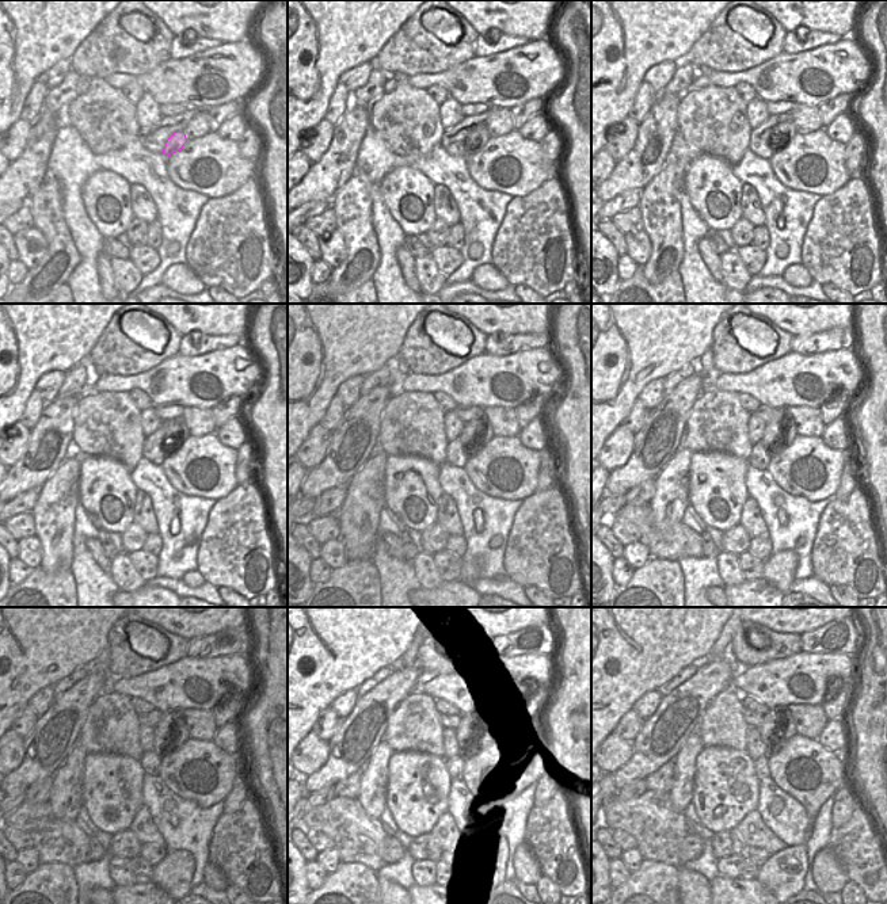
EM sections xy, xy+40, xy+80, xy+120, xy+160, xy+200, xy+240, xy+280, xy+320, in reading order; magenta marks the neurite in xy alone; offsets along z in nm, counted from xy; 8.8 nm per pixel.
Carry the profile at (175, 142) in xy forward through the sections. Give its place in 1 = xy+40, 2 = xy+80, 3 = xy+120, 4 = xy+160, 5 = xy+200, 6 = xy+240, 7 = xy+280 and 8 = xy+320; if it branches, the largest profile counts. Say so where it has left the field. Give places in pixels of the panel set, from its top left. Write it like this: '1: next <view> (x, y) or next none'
1: next xy+40 (476, 140)
2: next xy+80 (780, 136)
3: next xy+120 (175, 433)
4: next xy+160 (476, 434)
5: next xy+200 (780, 431)
6: next xy+240 (171, 731)
7: next xy+280 (474, 727)
8: next xy+320 (777, 724)

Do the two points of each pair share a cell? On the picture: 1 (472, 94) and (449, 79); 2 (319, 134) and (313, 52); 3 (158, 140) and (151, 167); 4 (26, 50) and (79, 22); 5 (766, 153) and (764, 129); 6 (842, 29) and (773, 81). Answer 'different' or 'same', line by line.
1: same
2: different
3: different
4: same
5: same
6: different

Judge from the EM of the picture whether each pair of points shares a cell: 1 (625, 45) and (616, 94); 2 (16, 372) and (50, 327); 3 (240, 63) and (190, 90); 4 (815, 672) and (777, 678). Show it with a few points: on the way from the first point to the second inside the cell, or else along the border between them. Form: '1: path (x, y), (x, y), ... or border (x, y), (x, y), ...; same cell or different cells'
1: path (619, 57), (616, 60), (616, 81); same cell
2: path (18, 361), (40, 338); same cell
3: path (224, 63), (205, 61), (198, 73); same cell
4: path (806, 672), (795, 671), (787, 678); same cell

